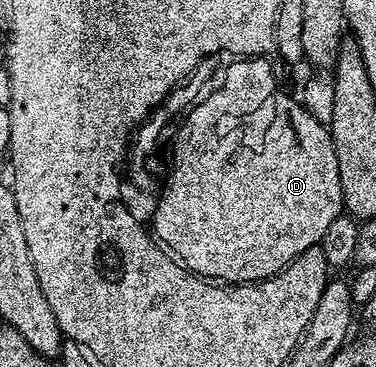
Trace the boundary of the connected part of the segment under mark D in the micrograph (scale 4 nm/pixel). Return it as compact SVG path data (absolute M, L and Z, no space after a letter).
M269 57L263 62L245 62L234 66L234 69L230 70L223 90L206 102L208 106L201 106L204 112L208 108L212 110L212 122L206 120L208 118L206 114L202 116L196 112L193 118L190 118L190 122L186 124L186 128L190 130L184 130L180 138L184 146L180 147L178 161L175 162L174 178L171 179L166 197L162 200L162 207L156 216L156 232L153 237L193 274L219 284L253 284L274 278L284 267L291 266L305 250L319 245L325 230L328 229L328 224L332 224L332 220L336 220L344 210L340 192L340 168L336 164L336 148L332 144L330 131L322 120L314 119L305 110L297 97L289 98L284 91L278 90L272 66Z

